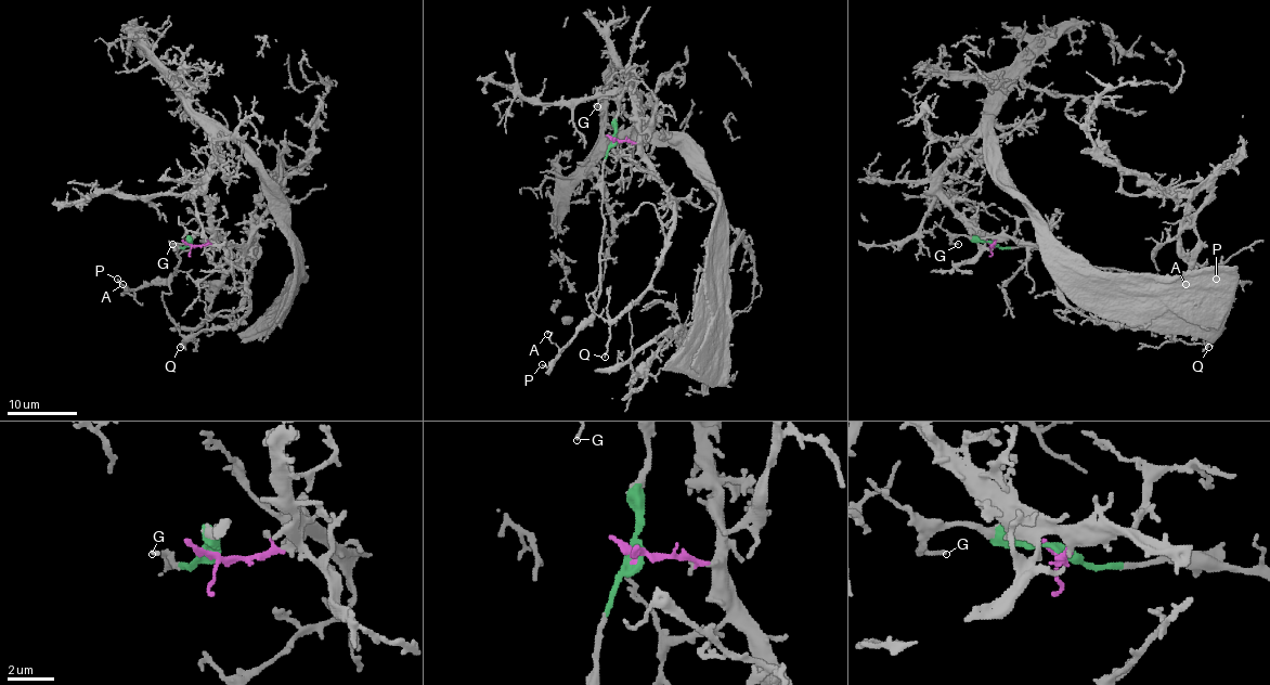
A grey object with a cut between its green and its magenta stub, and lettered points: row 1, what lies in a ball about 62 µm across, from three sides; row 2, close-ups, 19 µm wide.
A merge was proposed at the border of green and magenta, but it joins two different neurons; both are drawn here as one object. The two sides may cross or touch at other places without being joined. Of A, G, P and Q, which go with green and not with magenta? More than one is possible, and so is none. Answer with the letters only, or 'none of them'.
A, G, P

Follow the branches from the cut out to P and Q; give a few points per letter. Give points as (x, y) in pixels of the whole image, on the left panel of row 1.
P: (190, 244), (178, 247), (179, 259), (167, 280), (126, 289), (116, 279)
Q: (190, 244), (207, 245), (221, 238), (242, 249), (249, 308), (237, 322), (202, 330), (179, 347)

